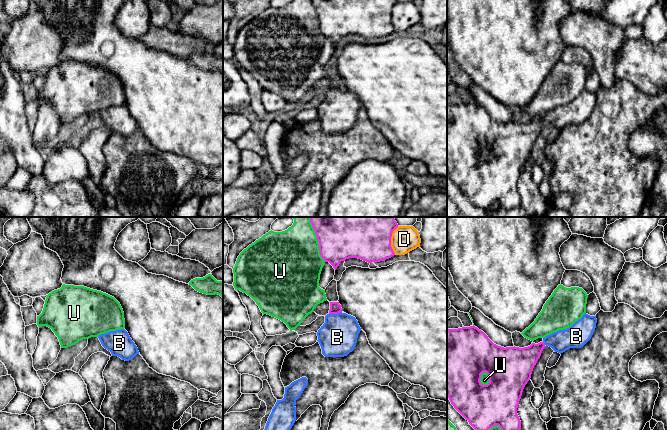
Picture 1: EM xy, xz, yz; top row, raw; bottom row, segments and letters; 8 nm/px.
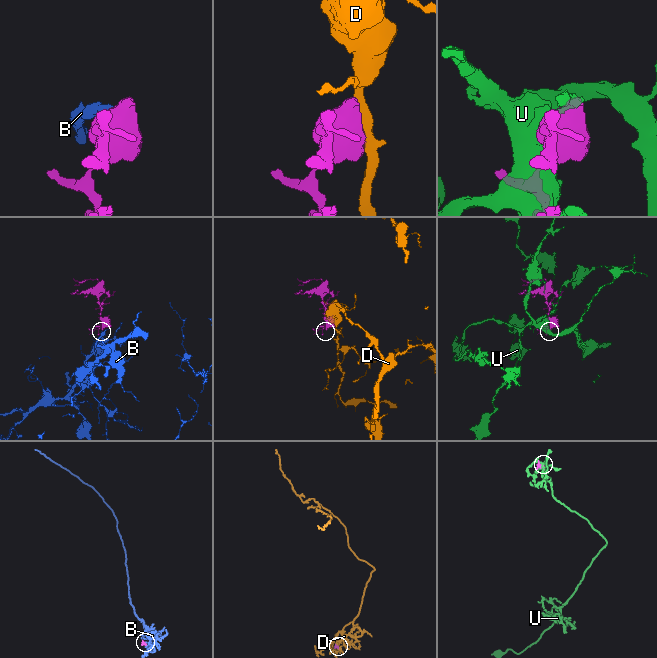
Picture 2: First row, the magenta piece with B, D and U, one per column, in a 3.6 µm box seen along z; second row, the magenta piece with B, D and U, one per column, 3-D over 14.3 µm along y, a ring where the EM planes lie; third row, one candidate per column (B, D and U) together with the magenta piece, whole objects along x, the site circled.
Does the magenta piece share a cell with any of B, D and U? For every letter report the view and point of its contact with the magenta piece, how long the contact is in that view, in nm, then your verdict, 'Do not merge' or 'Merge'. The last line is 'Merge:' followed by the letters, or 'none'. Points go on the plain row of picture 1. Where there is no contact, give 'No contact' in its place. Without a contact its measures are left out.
B: Touches magenta at xz (335, 89). Shared border 110 nm. Merge
D: Touches magenta at xz (390, 16). Shared border 220 nm. Do not merge
U: Touches magenta at xz (318, 18). Shared border 320 nm. Do not merge
Merge: B

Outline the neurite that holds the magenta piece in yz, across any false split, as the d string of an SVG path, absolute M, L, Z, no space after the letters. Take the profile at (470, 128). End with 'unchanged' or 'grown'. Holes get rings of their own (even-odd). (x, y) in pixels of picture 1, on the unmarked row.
M585 89L571 103L554 108L543 114L542 118L524 124L498 122L474 101L447 105L447 173L476 207L485 208L495 201L507 210L519 207L519 177L544 123L549 122L560 130L570 124L581 124L591 115L596 99L596 92ZM484 148L489 154L487 161L480 158Z; grown

